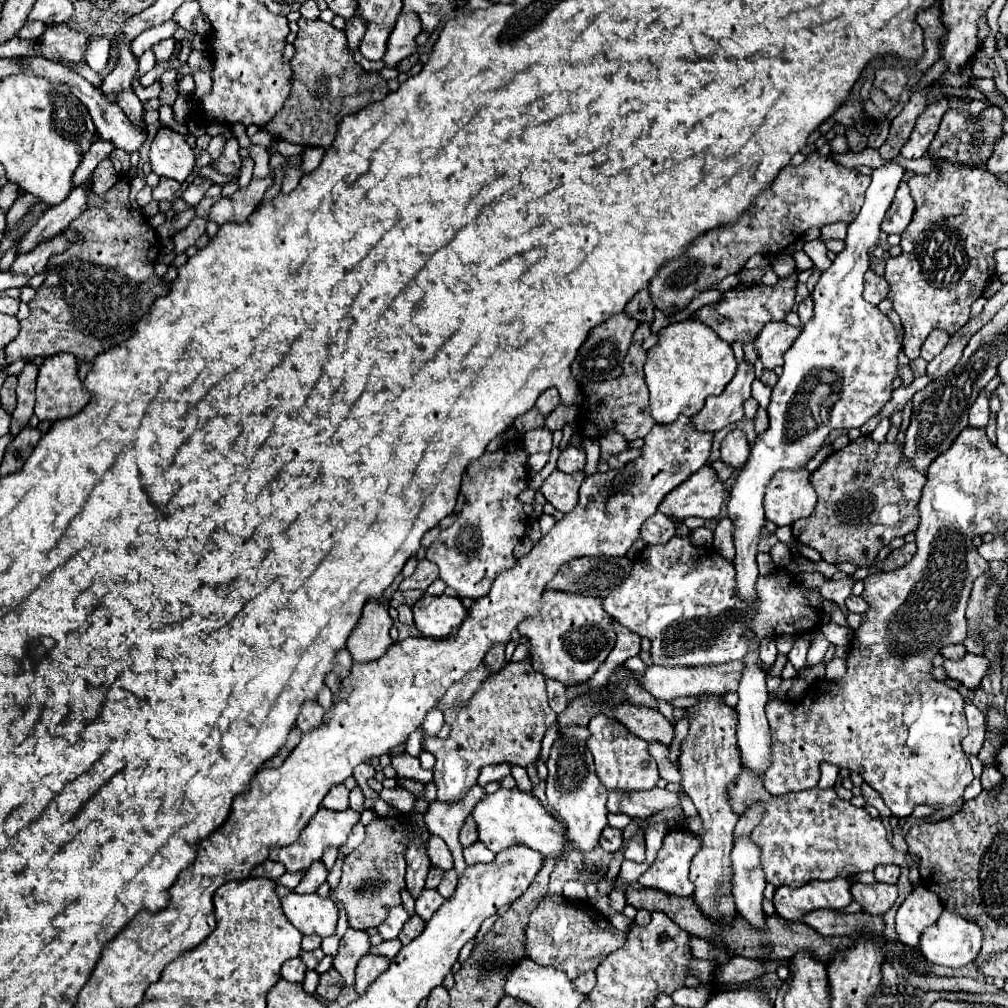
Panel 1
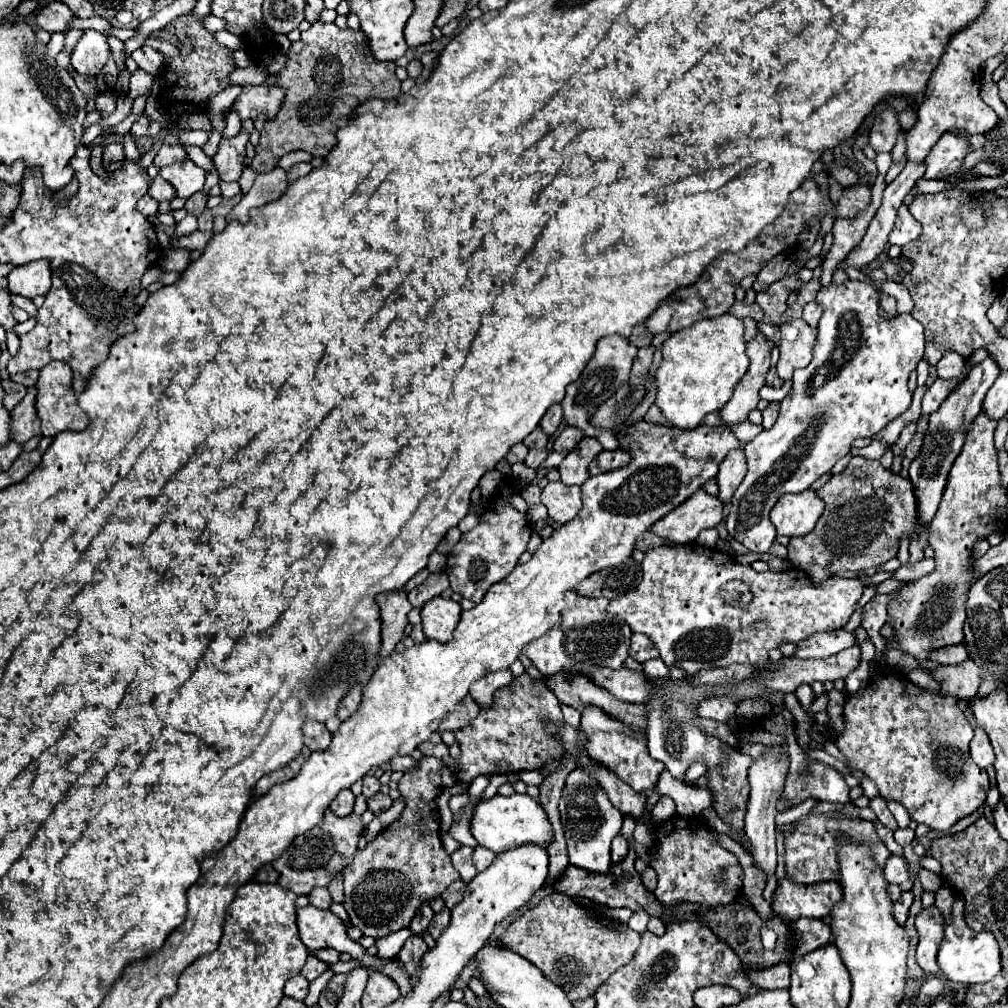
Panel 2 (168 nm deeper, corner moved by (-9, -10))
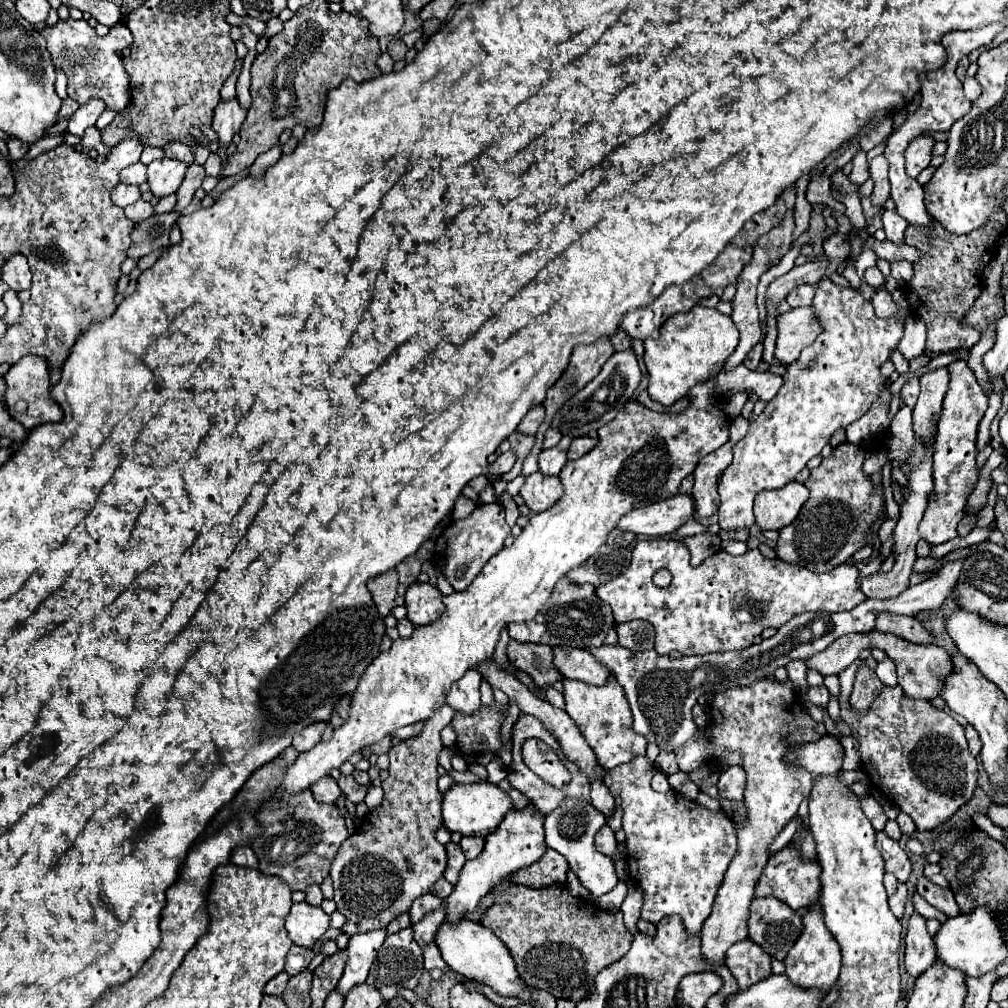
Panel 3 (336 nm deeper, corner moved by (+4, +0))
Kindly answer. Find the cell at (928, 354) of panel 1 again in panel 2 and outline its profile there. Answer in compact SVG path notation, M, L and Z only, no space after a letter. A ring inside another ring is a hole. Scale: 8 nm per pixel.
M947 352L947 354L939 360L939 364L937 364L935 368L937 368L939 378L943 378L943 380L957 378L959 382L963 382L963 378L967 376L965 358L963 358L961 354L955 354L955 352Z

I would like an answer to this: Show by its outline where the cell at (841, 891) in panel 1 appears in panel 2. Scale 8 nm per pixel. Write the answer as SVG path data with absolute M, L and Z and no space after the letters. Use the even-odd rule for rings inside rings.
M791 878L779 880L771 908L775 914L783 914L789 920L807 916L807 918L823 918L831 912L831 908L843 898L843 890L837 882L817 882L813 886L803 886L791 882Z

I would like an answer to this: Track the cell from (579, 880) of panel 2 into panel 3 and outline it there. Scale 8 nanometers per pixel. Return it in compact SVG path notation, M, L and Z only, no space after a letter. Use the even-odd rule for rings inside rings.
M546 850L542 860L534 862L530 868L524 868L522 872L512 876L514 884L524 884L530 888L546 888L552 884L564 884L568 878L570 866L566 864L564 856L560 856L554 850Z

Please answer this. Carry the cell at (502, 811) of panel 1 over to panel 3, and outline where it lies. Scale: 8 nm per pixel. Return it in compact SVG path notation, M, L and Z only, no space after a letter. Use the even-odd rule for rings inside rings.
M478 782L478 784L454 784L446 794L442 802L442 816L444 826L450 832L460 832L462 836L482 836L486 838L492 834L502 818L514 810L514 802L508 792L504 792L500 786L492 782Z

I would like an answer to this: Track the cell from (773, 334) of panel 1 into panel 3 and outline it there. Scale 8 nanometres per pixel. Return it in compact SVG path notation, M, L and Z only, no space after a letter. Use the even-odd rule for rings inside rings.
M796 308L778 316L778 342L774 358L782 364L794 362L800 352L816 340L822 332L818 320L814 320L812 308Z

